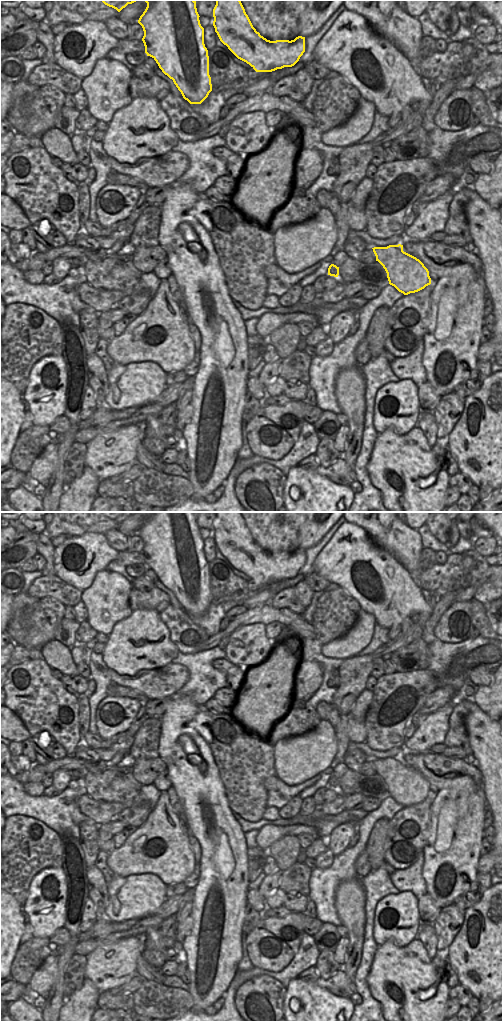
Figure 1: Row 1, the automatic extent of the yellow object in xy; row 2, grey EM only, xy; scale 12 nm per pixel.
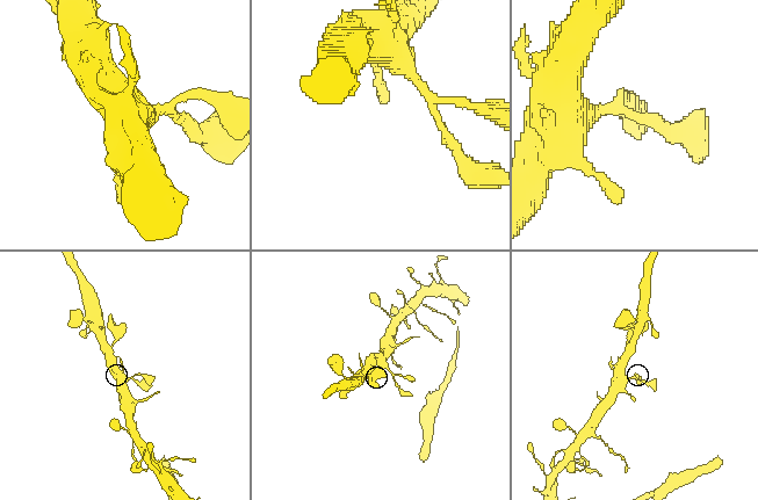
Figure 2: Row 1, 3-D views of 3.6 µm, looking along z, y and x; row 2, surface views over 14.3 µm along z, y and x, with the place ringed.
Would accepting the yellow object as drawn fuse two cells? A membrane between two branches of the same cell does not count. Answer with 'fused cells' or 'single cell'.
single cell

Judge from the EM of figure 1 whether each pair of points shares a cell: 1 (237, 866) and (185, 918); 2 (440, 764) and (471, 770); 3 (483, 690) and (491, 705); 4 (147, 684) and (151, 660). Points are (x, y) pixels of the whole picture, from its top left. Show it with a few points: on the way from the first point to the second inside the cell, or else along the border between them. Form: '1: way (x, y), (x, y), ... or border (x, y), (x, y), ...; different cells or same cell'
1: border (195, 889), (192, 907), (192, 929), (187, 935); different cells
2: way (448, 768), (463, 768); same cell
3: way (484, 694), (491, 701); same cell
4: border (171, 661), (127, 674); different cells

